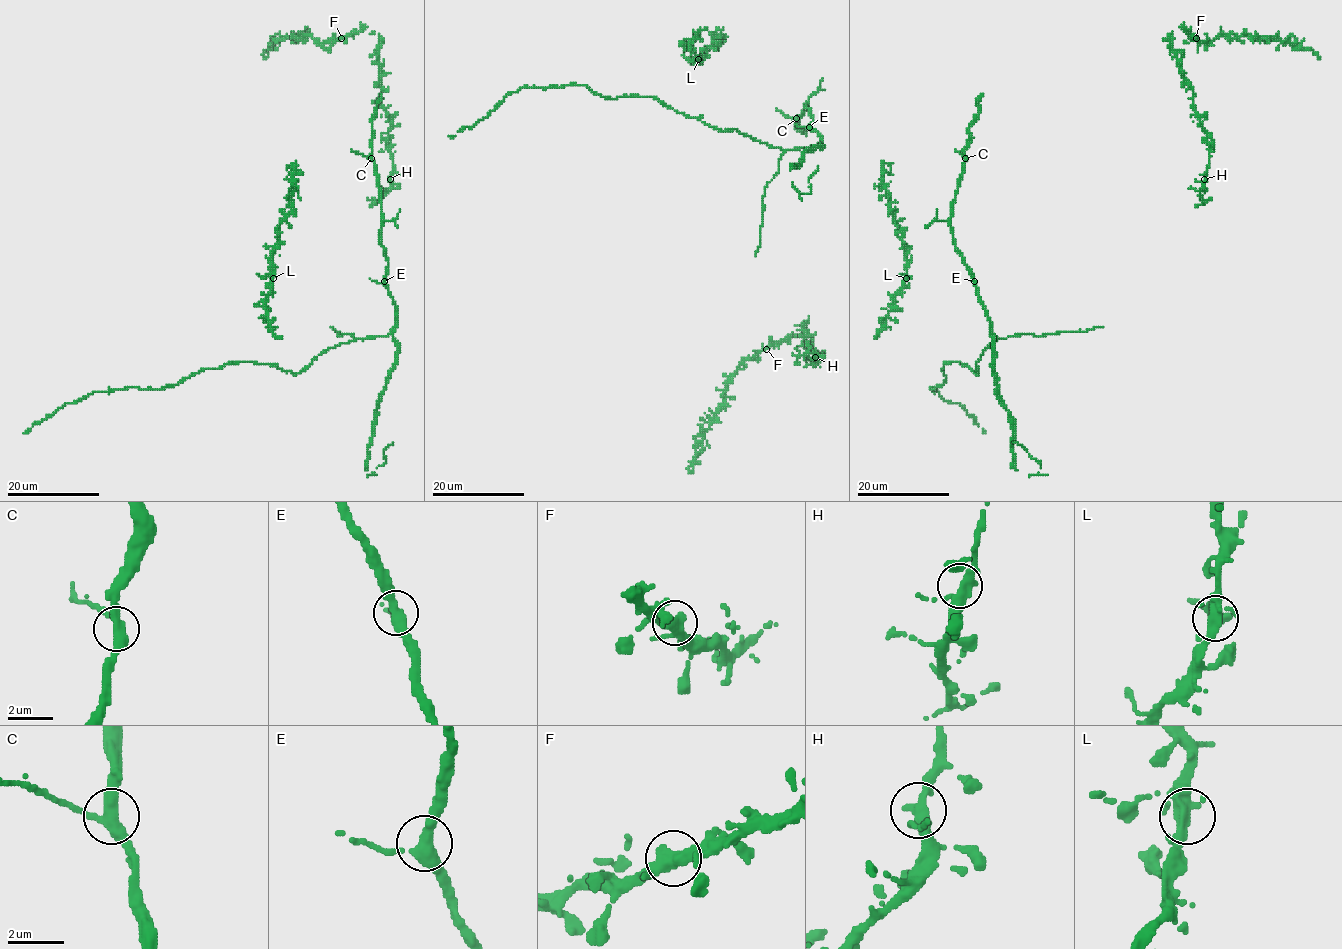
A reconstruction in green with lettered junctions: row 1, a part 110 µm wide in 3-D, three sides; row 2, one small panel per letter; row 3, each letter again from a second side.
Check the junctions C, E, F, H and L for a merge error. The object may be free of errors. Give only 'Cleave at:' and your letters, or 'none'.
Cleave at: none

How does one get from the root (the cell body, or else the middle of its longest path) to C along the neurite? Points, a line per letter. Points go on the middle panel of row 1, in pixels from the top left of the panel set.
C: (812, 118), (807, 103), (796, 118)

